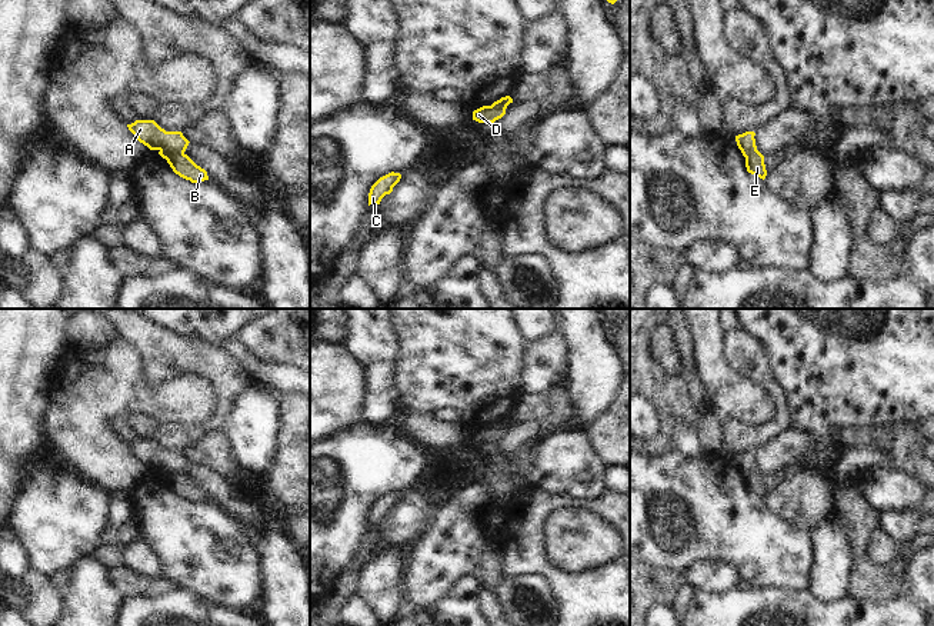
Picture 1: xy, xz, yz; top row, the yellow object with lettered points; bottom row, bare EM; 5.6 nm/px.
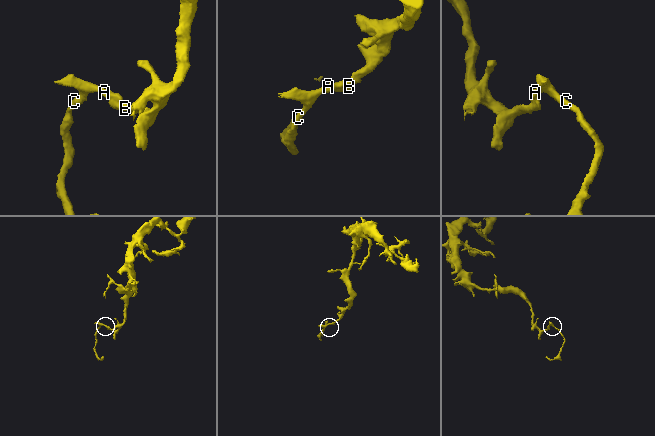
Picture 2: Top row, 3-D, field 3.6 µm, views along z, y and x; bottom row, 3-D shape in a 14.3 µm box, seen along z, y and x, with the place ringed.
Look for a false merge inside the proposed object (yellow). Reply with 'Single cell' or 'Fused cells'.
Fused cells.

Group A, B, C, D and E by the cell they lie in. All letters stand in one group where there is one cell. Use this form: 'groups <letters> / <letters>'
groups A C / B D E

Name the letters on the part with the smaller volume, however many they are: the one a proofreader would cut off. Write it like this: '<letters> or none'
A, C

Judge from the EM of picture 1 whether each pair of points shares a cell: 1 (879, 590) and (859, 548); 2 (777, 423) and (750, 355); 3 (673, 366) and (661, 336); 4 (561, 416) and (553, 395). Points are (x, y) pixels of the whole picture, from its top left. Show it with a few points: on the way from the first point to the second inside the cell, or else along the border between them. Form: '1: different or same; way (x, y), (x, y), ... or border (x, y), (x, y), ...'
1: same; way (870, 580), (864, 573), (860, 558)
2: same; way (780, 406), (779, 396), (760, 372)
3: same; way (670, 359), (663, 343)
4: same; way (560, 410), (557, 400)

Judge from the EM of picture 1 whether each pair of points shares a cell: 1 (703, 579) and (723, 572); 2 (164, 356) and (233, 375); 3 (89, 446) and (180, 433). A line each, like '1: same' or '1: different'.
1: same
2: same
3: different

